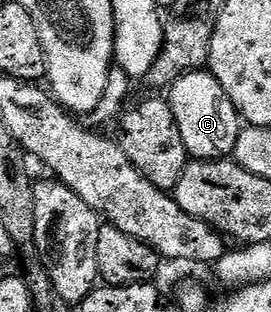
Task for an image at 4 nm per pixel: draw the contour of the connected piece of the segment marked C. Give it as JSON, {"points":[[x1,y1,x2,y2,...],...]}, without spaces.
{"points":[[197,70,183,74,170,85,166,99,184,148,193,160,219,162,233,154,240,132,240,118,211,72]]}

